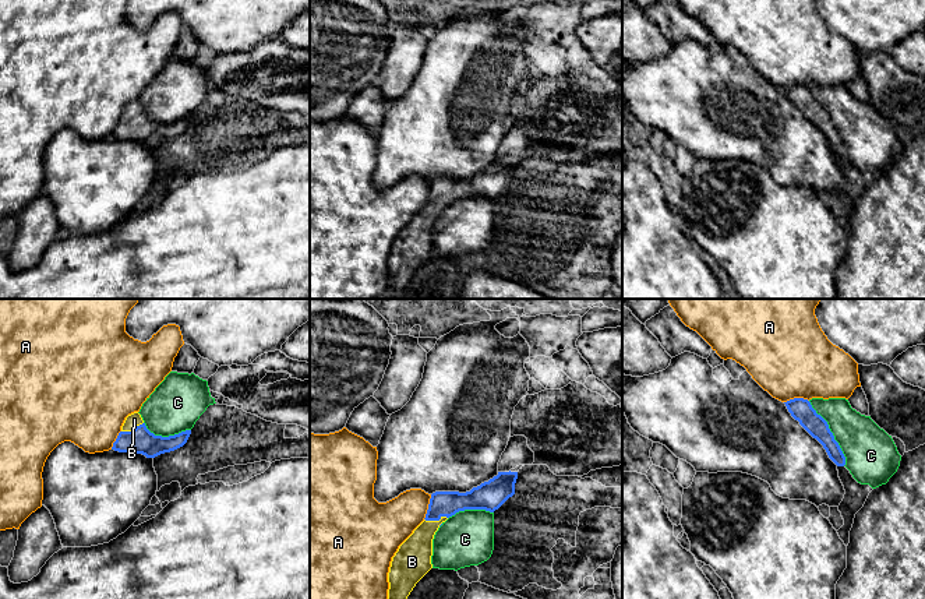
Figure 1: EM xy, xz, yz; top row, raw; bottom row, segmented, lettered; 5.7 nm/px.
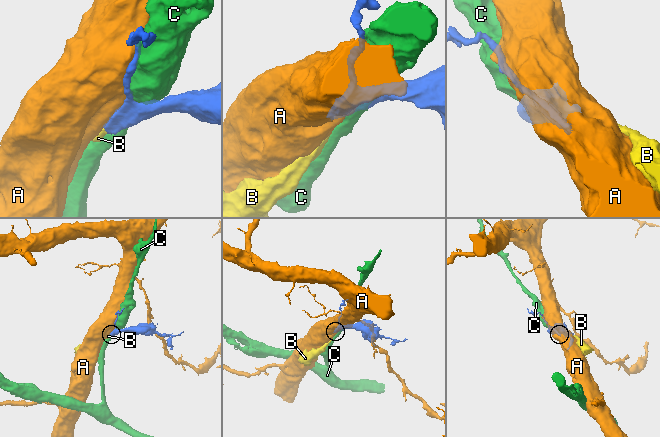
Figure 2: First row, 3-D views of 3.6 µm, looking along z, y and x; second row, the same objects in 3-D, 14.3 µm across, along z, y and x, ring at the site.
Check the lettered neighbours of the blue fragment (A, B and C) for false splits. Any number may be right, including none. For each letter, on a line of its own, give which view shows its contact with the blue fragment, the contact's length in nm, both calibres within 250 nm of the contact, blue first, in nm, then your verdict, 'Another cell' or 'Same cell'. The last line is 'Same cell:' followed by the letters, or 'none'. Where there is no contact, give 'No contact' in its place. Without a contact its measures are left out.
A: Touches blue in xz. Shared border 150 nm. Thickness 140 nm (blue) against 260 nm. Another cell
B: Touches blue in xz. Shared border 140 nm. Thickness 140 nm (blue) against 200 nm. Same cell
C: Touches blue in yz. Shared border 440 nm. Thickness 130 nm (blue) against 300 nm. Another cell
Same cell: B

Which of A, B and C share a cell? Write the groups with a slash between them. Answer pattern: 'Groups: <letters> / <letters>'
Groups: A / B / C

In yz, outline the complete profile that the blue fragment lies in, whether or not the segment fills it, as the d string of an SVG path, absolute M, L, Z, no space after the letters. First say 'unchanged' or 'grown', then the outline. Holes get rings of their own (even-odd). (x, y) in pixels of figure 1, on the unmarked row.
unchanged; M794 85L784 89L791 103L799 109L799 112L816 126L826 137L829 145L837 152L845 152L845 144L834 127L833 120L829 116L827 109L816 101L811 89L804 85Z

